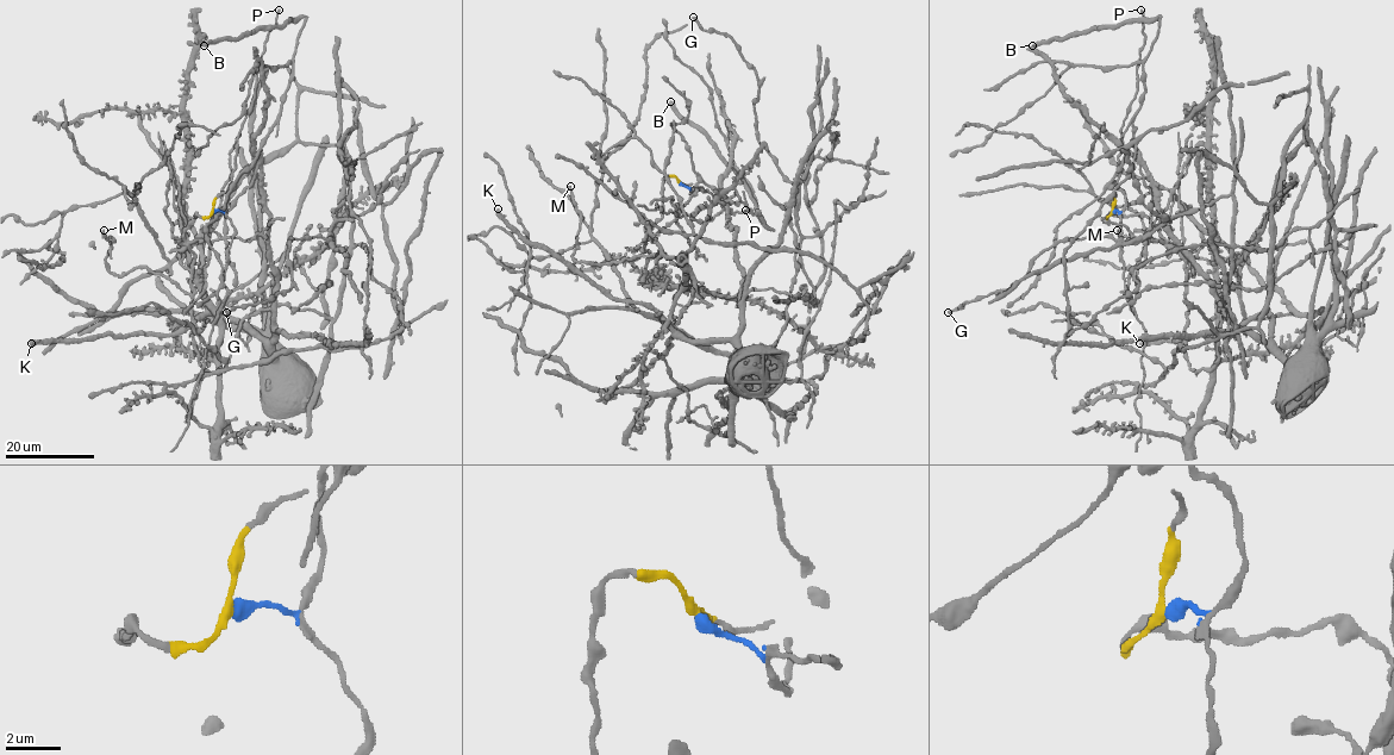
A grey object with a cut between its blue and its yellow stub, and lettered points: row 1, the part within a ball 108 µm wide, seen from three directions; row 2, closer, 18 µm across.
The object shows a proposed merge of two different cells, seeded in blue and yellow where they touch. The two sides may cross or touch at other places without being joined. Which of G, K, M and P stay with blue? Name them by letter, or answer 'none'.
P

